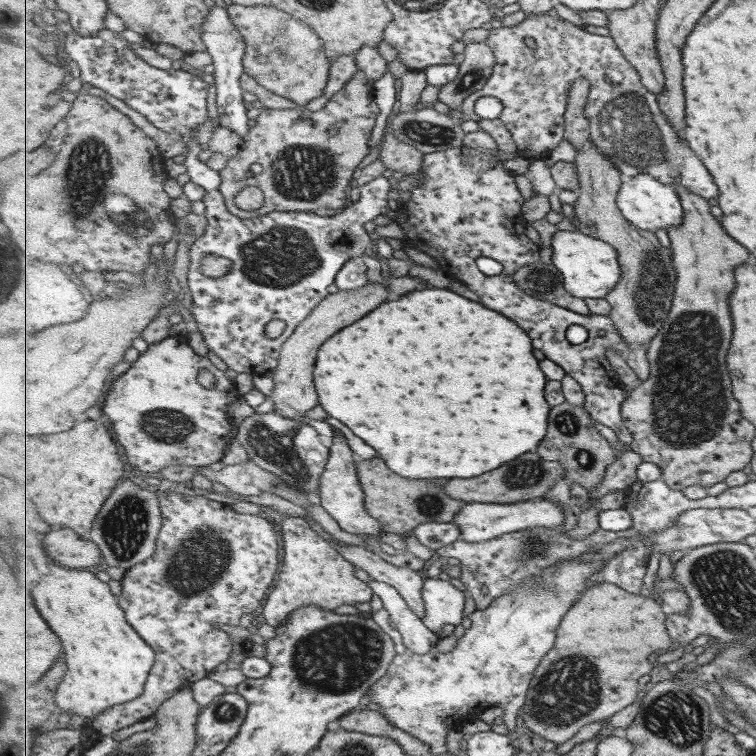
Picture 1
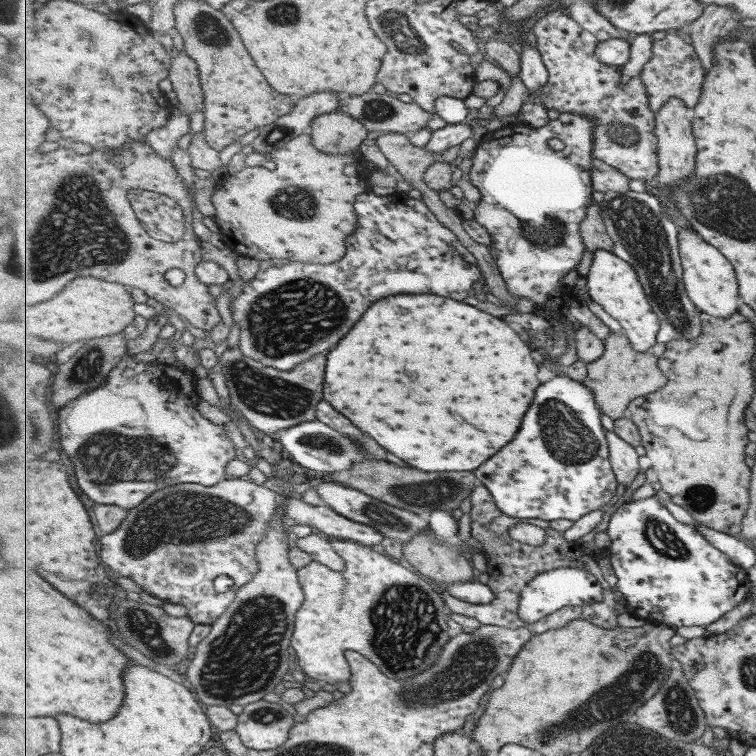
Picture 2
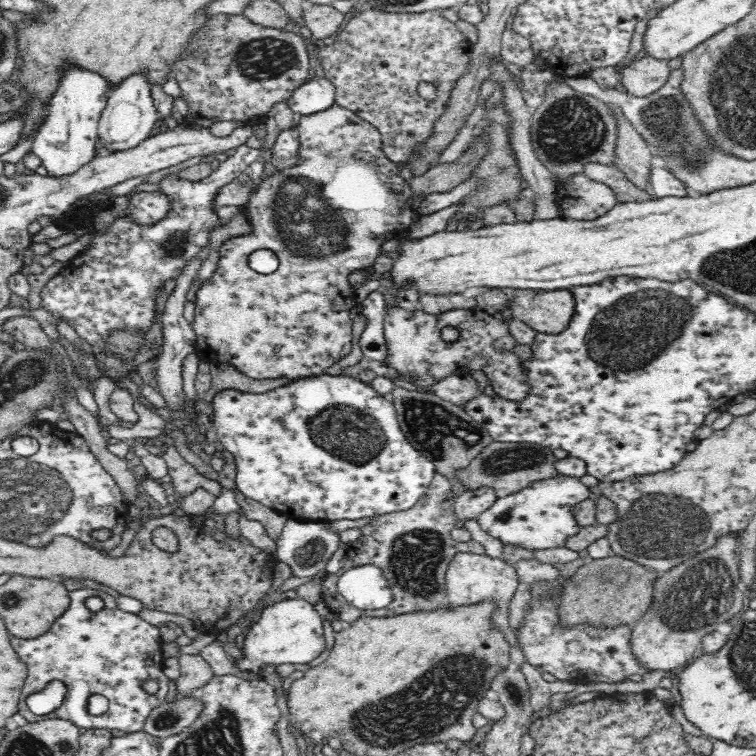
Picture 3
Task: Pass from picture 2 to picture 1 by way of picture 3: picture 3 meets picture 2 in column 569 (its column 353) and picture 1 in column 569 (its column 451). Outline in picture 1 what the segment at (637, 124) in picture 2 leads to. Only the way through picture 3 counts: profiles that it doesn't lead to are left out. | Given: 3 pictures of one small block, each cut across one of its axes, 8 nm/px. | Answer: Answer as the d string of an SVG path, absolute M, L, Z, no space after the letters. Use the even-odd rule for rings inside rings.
M531 13L526 19L512 27L499 27L489 29L489 38L485 42L495 56L495 68L489 76L488 84L481 90L469 94L463 100L461 110L471 120L481 122L481 116L475 112L475 103L481 97L495 97L503 102L501 120L511 131L514 141L517 143L519 153L525 158L540 160L551 156L553 150L563 142L566 136L566 112L570 92L579 78L587 78L591 82L589 100L585 105L585 116L591 124L590 132L595 146L607 154L615 166L627 177L637 174L651 174L661 182L673 185L675 182L687 186L686 190L694 192L705 199L716 199L719 196L719 188L705 168L705 164L699 160L689 143L685 142L675 131L675 126L670 124L670 119L661 110L658 94L650 91L642 82L642 76L631 64L630 59L623 54L621 47L615 39L608 36L591 34L582 25L576 26L561 17L553 18L547 13Z

